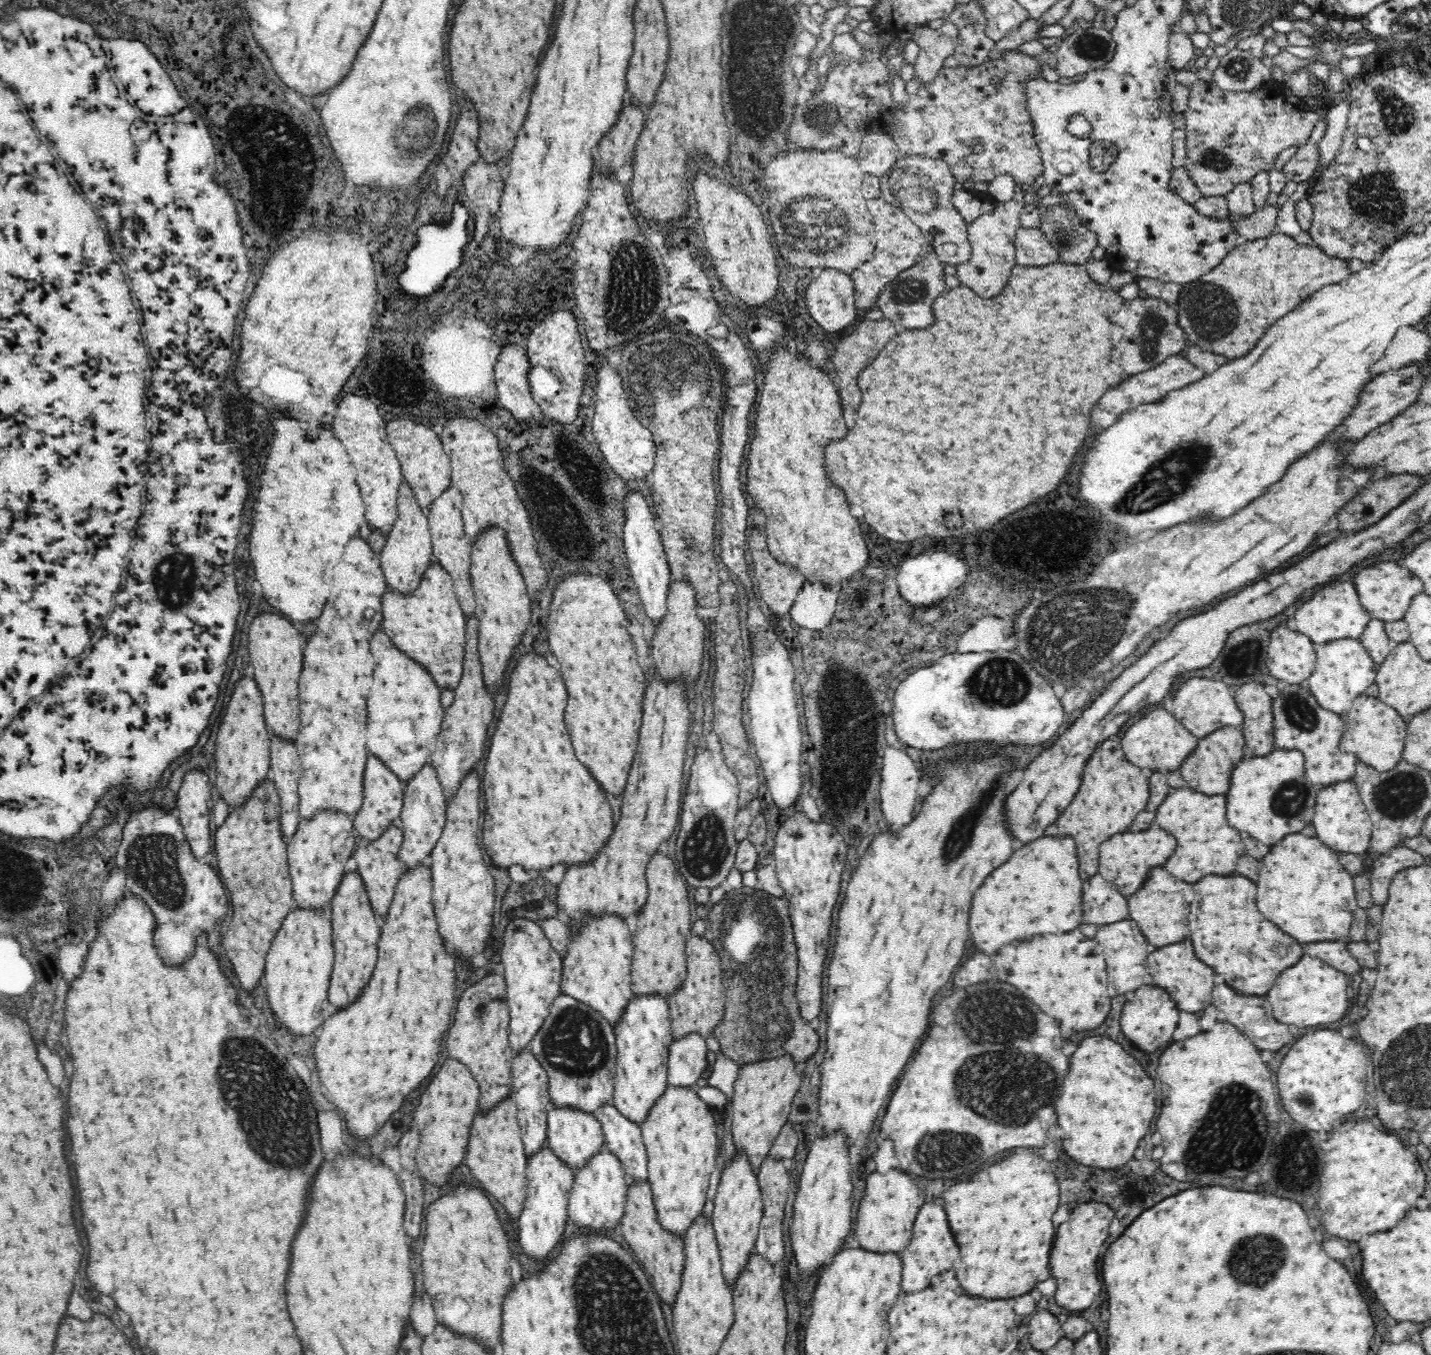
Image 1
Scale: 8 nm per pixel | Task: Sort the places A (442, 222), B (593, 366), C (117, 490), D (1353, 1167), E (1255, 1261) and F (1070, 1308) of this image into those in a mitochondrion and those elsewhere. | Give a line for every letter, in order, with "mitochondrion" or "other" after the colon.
A: other
B: other
C: other
D: other
E: mitochondrion
F: other

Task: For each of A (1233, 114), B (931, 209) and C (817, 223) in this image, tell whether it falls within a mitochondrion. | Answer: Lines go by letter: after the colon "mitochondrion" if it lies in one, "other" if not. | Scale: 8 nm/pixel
A: other
B: mitochondrion
C: mitochondrion

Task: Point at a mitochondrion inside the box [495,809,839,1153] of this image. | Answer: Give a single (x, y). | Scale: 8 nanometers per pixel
(762, 935)

